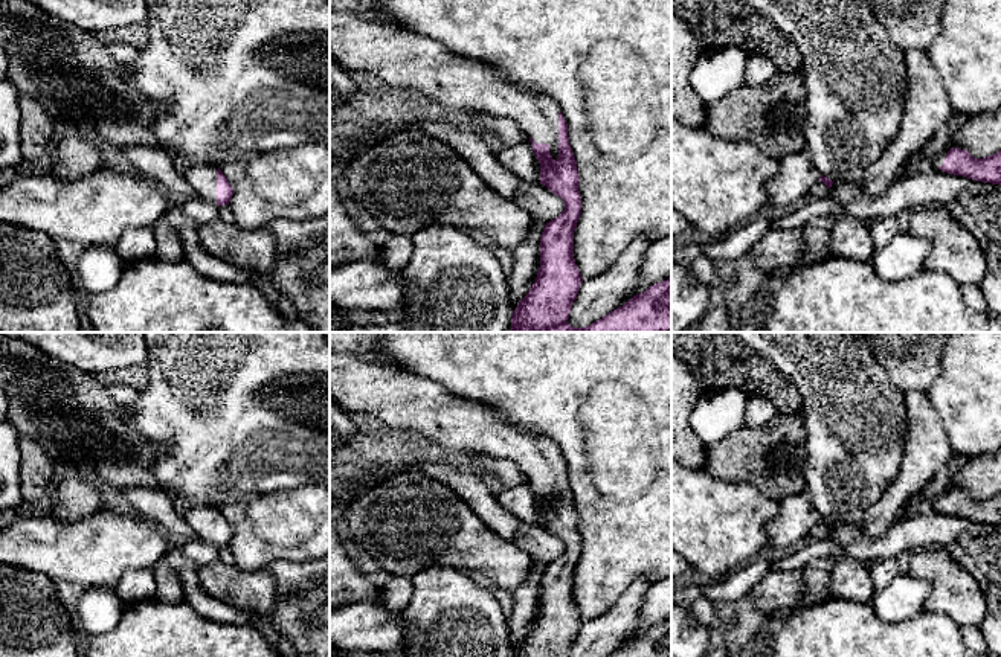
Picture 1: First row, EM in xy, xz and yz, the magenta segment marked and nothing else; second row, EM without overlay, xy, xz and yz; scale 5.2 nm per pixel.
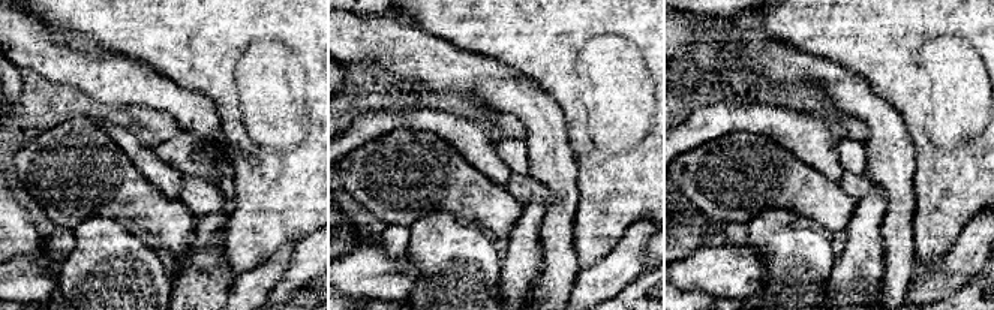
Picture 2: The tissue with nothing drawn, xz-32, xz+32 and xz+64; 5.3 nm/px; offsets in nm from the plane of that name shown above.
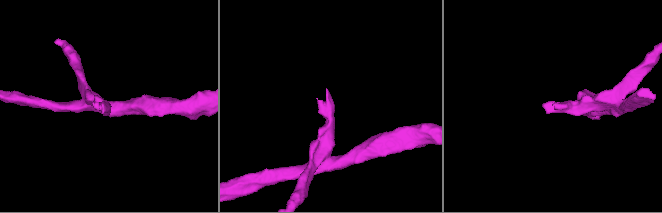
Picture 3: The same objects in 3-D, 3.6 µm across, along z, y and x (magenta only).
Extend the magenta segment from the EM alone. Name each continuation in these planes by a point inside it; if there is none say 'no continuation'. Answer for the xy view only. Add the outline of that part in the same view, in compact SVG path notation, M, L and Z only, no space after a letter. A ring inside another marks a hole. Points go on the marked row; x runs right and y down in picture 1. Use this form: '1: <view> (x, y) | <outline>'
1: xy (202, 177) | M172 157L177 172L192 186L198 198L217 204L217 171L214 165L188 165L179 157Z

